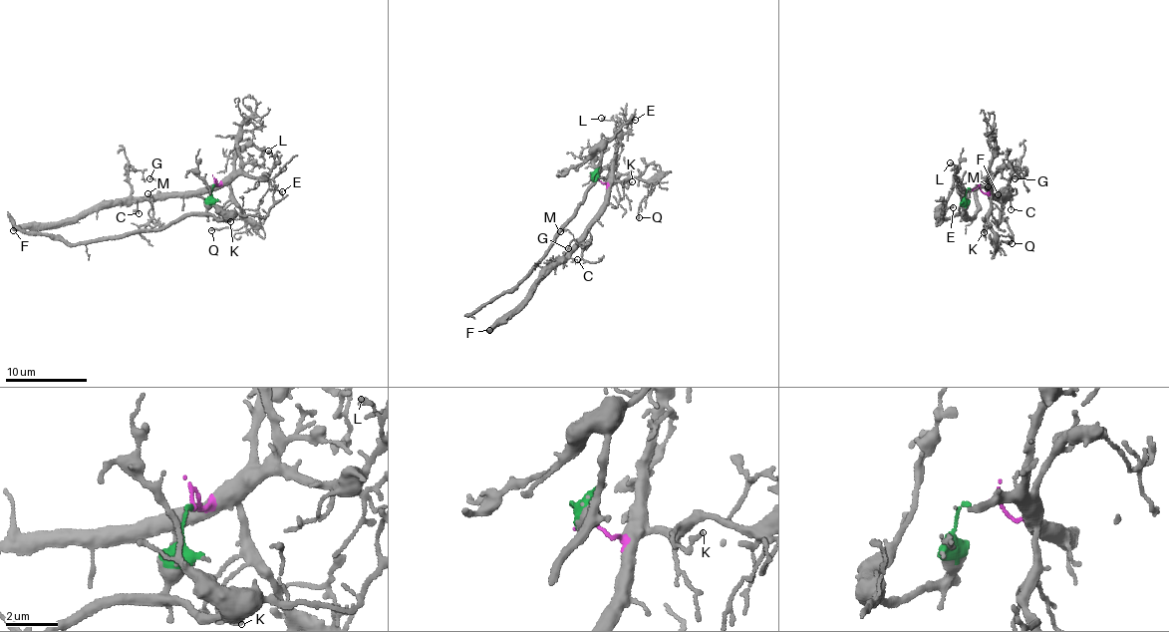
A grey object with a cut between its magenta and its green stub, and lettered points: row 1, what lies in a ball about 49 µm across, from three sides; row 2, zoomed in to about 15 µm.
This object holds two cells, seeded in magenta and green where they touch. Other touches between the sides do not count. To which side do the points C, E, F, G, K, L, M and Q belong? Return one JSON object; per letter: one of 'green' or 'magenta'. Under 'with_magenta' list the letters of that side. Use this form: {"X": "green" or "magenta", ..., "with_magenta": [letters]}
{"C": "magenta", "E": "green", "F": "magenta", "G": "magenta", "K": "magenta", "L": "magenta", "M": "magenta", "Q": "magenta", "with_magenta": ["C", "F", "G", "K", "L", "M", "Q"]}

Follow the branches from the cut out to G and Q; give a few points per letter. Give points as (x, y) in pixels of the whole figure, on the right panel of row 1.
G: (971, 189), (979, 187), (988, 194), (1001, 196), (1006, 193), (1010, 179), (1014, 178)
Q: (971, 189), (978, 187), (991, 198), (989, 221), (999, 245), (1003, 241), (1012, 242)

